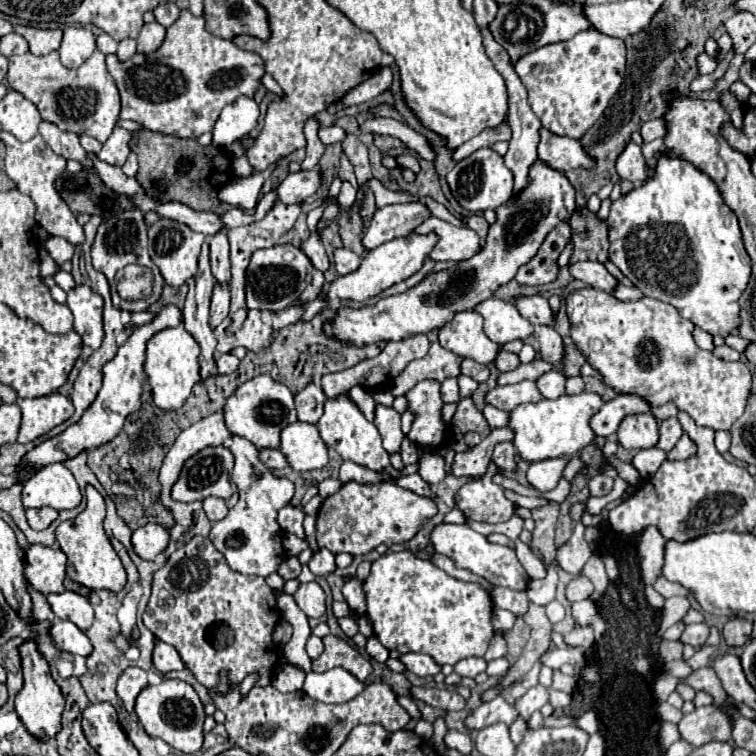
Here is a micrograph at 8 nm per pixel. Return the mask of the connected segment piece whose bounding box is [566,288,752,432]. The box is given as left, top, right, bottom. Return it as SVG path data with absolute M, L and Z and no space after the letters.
M582 288L568 294L566 314L570 320L570 332L576 348L584 354L586 362L604 376L604 382L614 392L636 394L644 398L650 406L674 402L678 410L688 412L698 426L708 426L716 432L730 430L730 426L742 416L748 402L748 394L752 390L750 370L742 362L724 362L712 352L698 348L692 338L694 324L682 318L674 306L654 298L620 302L608 292L596 288Z

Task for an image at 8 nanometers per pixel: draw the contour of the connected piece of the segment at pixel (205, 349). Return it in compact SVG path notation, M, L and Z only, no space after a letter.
M208 242L202 246L202 254L198 260L198 272L194 278L188 280L188 296L184 304L184 326L186 330L194 336L194 340L200 344L202 354L200 354L200 376L208 378L210 372L216 368L214 362L214 348L216 348L216 338L214 332L208 324L208 310L210 310L210 296L212 296L212 286L216 284L216 278L212 278L210 272L210 258L208 258Z

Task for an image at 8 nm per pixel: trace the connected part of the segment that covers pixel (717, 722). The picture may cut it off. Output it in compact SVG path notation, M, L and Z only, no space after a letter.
M702 706L696 708L692 714L684 714L678 728L682 738L696 748L712 740L728 742L732 738L730 720L716 706Z

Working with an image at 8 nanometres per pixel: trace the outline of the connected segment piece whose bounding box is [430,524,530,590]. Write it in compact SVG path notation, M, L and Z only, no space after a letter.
M440 524L434 528L430 542L434 544L436 552L452 558L458 568L466 568L466 570L486 578L494 586L504 586L510 590L526 590L528 588L530 578L528 578L526 570L522 568L522 564L518 562L516 552L512 548L488 542L486 536L474 532L466 524Z

